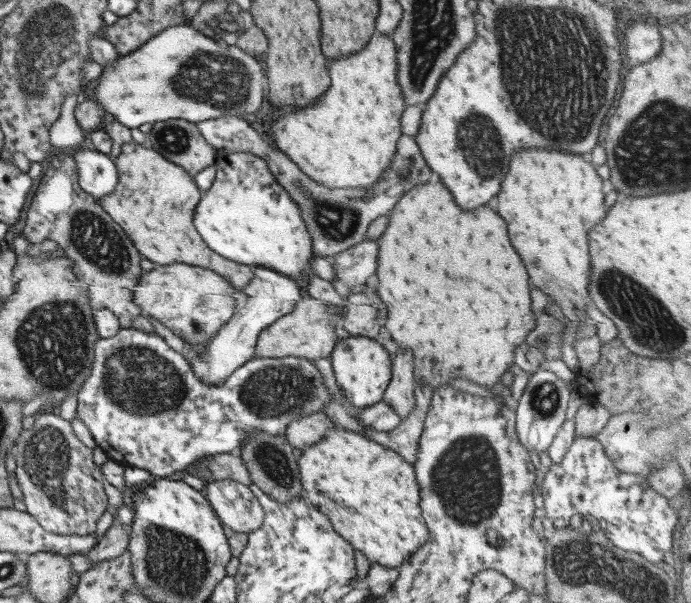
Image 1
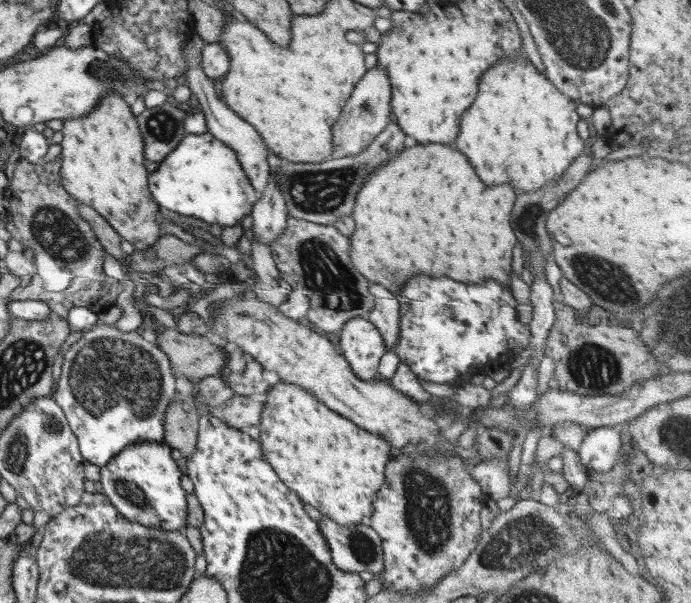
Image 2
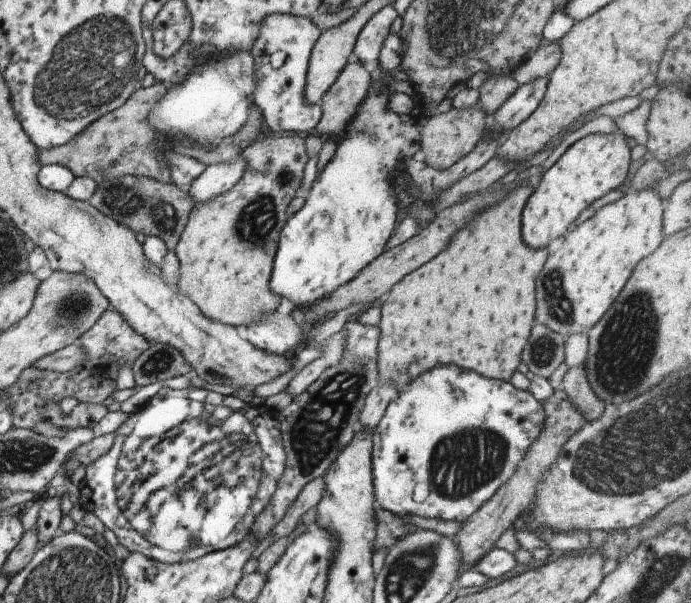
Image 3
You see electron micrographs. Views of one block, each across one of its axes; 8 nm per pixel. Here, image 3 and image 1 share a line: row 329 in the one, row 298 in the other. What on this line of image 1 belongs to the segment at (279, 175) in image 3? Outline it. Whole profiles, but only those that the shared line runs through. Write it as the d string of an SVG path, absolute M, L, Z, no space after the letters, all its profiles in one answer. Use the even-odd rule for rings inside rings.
M133 140L123 143L121 153L112 160L117 170L117 186L111 194L96 202L123 229L142 258L161 266L181 263L211 270L239 291L239 295L234 297L238 302L242 300L241 290L253 278L253 271L249 265L227 260L207 248L195 230L193 208L202 192L193 178L155 150L143 148Z

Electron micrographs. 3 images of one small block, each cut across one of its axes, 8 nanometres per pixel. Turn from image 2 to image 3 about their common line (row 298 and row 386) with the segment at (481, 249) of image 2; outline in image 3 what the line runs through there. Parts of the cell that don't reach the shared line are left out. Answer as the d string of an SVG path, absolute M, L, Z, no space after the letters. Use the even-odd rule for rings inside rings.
M527 181L521 182L503 200L485 208L473 216L465 228L457 230L447 248L403 276L388 290L385 301L378 304L381 315L377 324L380 328L379 378L391 380L398 390L435 366L455 364L463 370L485 374L487 378L509 380L521 361L519 354L529 336L535 314L535 278L547 258L545 248L527 248L519 234L521 211L533 189Z

